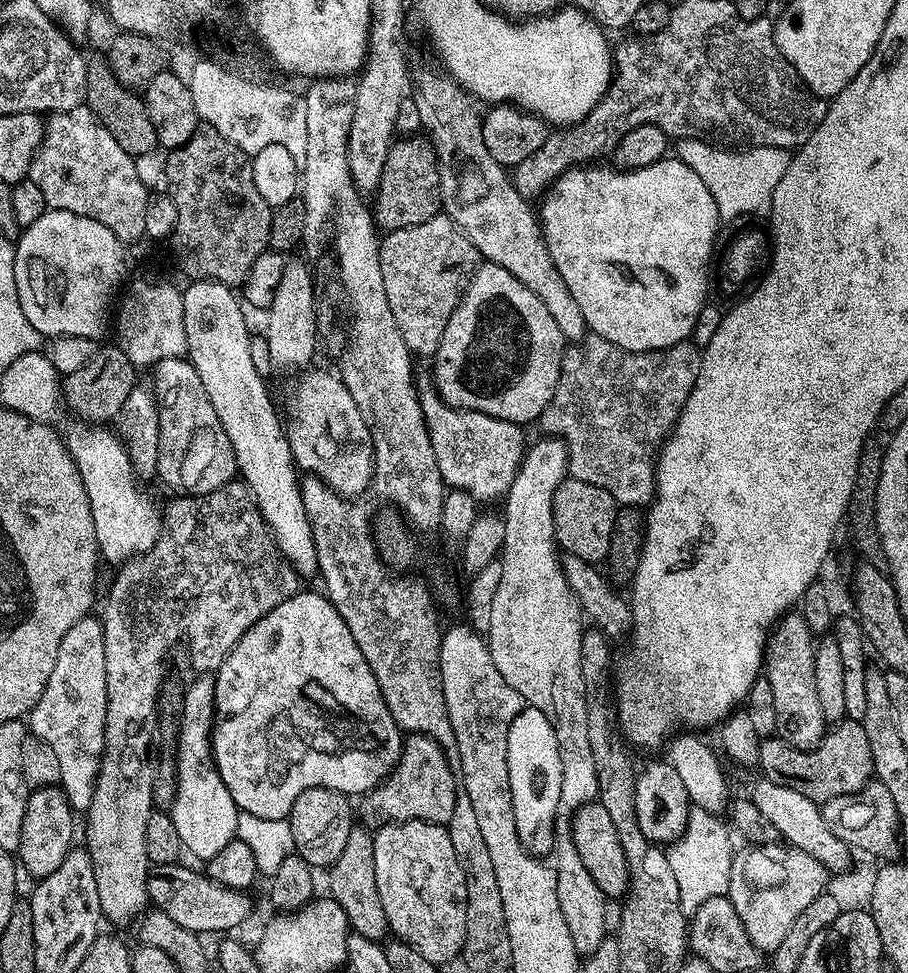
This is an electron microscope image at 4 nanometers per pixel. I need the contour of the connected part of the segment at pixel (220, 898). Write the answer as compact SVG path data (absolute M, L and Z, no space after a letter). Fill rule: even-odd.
M177 862L175 864L168 865L155 865L148 873L148 898L151 904L151 907L155 909L157 912L161 912L162 914L167 914L169 918L174 918L174 922L178 922L178 926L186 926L186 930L190 930L191 932L195 932L197 934L205 934L204 932L224 932L220 934L228 934L231 928L236 928L239 924L244 924L248 920L248 915L252 912L252 900L248 897L248 894L244 892L239 892L238 890L234 890L230 886L222 886L218 882L214 882L211 880L207 874L203 871L195 872L192 868L183 868L183 863Z

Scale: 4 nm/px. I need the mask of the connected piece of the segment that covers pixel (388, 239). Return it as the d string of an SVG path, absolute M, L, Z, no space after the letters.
M443 214L426 222L418 222L418 226L406 226L389 232L380 240L380 265L382 282L386 286L386 302L390 302L390 314L394 314L394 322L398 324L398 330L402 334L402 342L406 342L410 353L428 358L438 350L442 330L446 330L446 322L450 322L450 314L460 300L463 287L481 260L480 251L476 249L474 242L470 242L464 231Z

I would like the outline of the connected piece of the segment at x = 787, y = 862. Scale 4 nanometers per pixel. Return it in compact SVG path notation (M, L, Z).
M784 842L754 844L741 849L732 858L727 898L734 910L738 910L738 918L742 918L742 926L746 926L746 934L754 946L762 954L771 954L778 950L782 938L786 938L790 926L794 926L794 921L798 919L798 914L802 914L802 910L806 910L806 906L810 906L810 902L814 902L814 898L821 896L829 887L830 873L822 862L818 862L818 858L812 858L810 854Z

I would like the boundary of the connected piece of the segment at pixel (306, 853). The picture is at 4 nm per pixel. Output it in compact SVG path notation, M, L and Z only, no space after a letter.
M324 787L304 790L291 806L289 824L291 826L293 849L314 870L324 870L332 866L342 854L343 847L354 826L354 810L344 793Z

